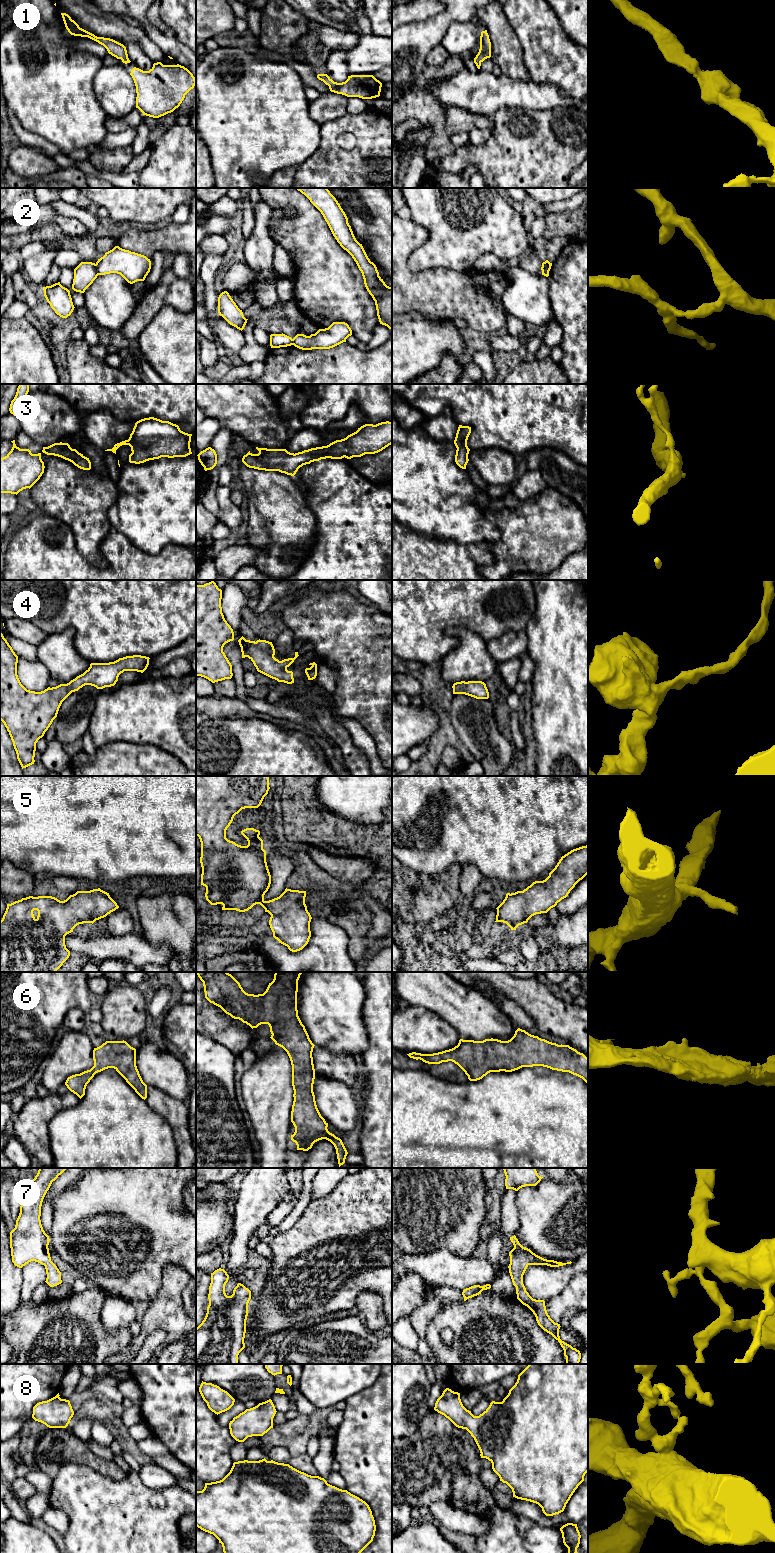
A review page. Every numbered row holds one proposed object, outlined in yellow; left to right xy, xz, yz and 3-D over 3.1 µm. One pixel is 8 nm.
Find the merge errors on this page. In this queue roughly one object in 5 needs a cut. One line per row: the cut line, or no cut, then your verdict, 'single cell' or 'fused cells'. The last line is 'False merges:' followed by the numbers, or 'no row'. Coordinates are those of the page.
1: no cut | single cell
2: xy (95, 264), (98, 274) | fused cells
3: no cut | single cell
4: no cut | single cell
5: no cut | single cell
6: no cut | single cell
7: no cut | single cell
8: no cut | single cell
False merges: 2

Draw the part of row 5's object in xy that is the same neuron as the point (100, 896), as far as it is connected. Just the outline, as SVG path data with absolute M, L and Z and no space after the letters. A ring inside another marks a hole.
M98 889L77 891L66 900L29 896L7 904L0 921L0 972L56 972L69 958L65 936L83 923L94 923L118 909L109 893Z

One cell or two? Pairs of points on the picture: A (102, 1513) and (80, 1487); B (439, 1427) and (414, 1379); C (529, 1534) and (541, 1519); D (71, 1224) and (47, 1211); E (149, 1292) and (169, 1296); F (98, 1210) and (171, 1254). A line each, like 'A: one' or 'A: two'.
A: one
B: two
C: two
D: two
E: two
F: one

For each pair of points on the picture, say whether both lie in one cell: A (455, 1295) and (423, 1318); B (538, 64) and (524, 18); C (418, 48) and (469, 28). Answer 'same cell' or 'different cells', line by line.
A: same cell
B: same cell
C: different cells

